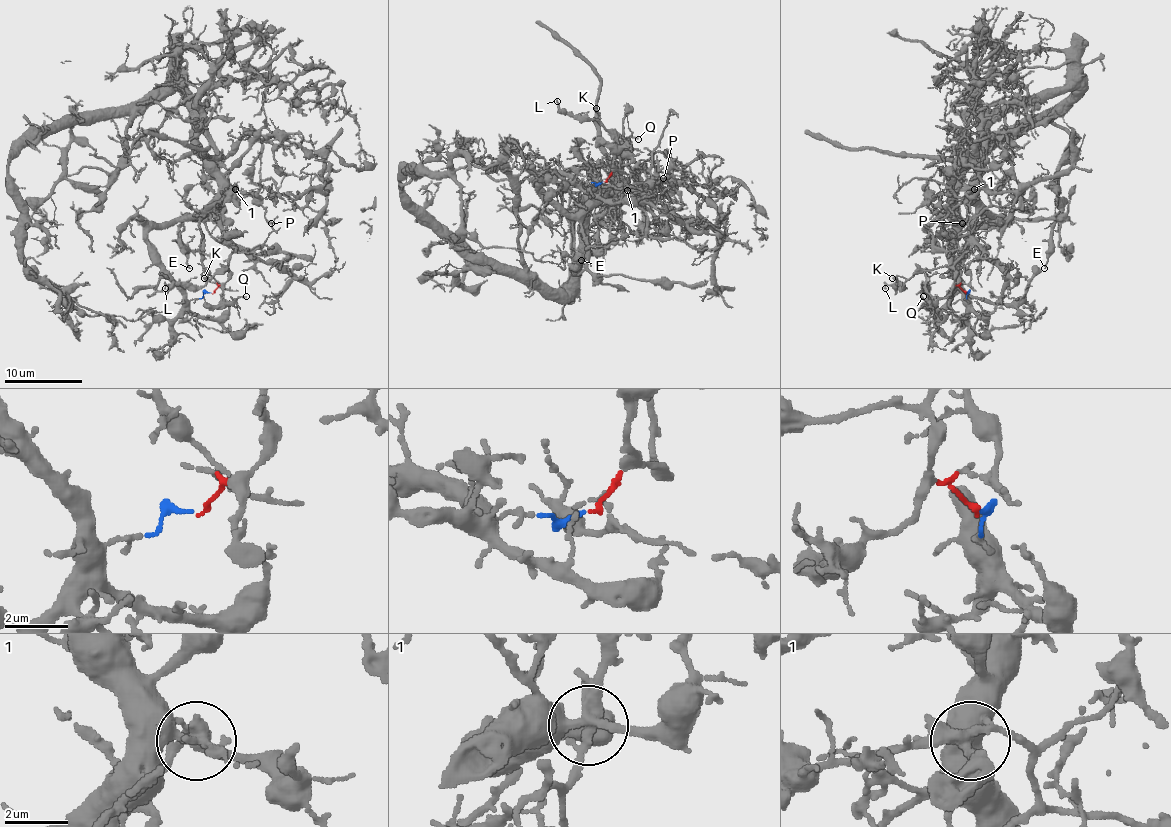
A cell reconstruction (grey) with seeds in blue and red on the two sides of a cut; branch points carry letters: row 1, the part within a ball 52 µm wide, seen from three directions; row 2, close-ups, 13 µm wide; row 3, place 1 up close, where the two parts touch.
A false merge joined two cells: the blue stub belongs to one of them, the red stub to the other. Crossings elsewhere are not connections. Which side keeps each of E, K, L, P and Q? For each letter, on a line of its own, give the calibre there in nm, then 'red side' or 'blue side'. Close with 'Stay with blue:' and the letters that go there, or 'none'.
E: calibre 140 nm; blue side
K: calibre 200 nm; red side
L: calibre 160 nm; red side
P: calibre 170 nm; blue side
Q: calibre 130 nm; red side
Stay with blue: E, P

